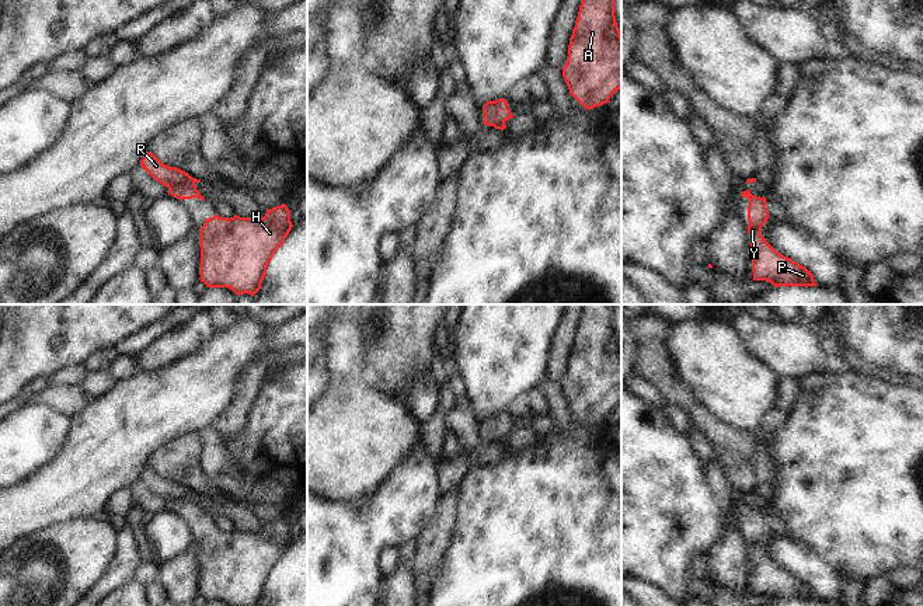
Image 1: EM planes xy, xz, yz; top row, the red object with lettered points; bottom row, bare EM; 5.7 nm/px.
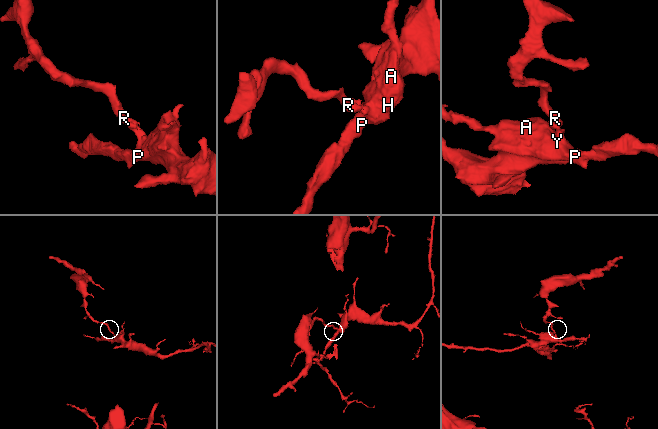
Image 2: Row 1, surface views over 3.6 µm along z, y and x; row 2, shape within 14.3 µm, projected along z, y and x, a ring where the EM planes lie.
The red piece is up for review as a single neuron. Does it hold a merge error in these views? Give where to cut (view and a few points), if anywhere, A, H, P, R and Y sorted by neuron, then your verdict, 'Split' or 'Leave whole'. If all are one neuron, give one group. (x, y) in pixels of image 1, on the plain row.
Split along xy (169, 500), (188, 500), (198, 508). Groups: A H P Y / R. Split

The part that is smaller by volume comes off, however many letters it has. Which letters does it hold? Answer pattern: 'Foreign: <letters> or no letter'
Foreign: R

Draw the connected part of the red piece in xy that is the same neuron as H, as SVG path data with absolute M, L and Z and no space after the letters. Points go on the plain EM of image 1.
M285 518L267 523L264 532L220 532L217 527L199 543L201 596L208 602L258 606L267 581L293 539Z

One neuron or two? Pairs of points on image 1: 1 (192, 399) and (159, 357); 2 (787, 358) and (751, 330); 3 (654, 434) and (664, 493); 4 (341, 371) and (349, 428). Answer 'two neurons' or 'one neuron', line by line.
1: two neurons
2: one neuron
3: one neuron
4: two neurons

